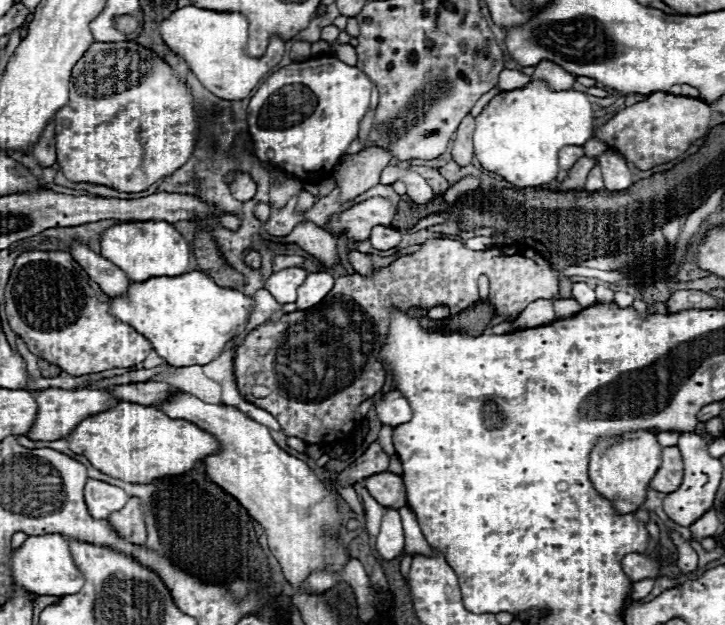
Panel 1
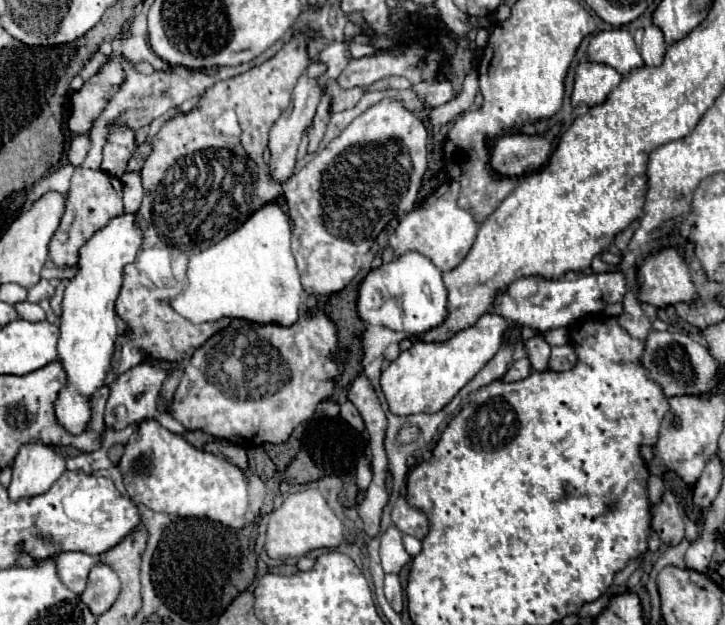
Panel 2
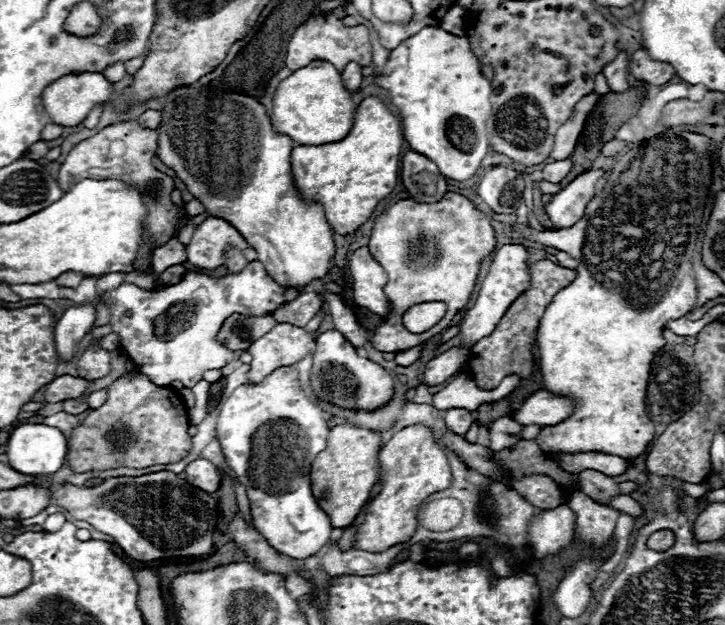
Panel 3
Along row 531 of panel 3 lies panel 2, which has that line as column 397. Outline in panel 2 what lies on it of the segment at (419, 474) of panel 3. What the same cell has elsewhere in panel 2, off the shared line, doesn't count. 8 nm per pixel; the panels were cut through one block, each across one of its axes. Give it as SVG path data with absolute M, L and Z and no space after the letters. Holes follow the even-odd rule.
M484 314L474 326L458 332L446 342L414 342L412 348L402 352L380 376L380 386L386 396L388 408L392 414L408 416L420 412L438 412L442 410L458 390L474 378L488 360L494 358L502 344L506 330L506 320L498 314Z

